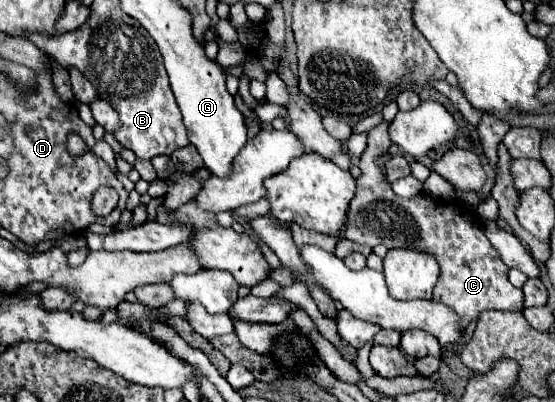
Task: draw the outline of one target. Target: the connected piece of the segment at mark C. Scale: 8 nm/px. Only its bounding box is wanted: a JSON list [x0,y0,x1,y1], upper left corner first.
[342,122,524,328]

